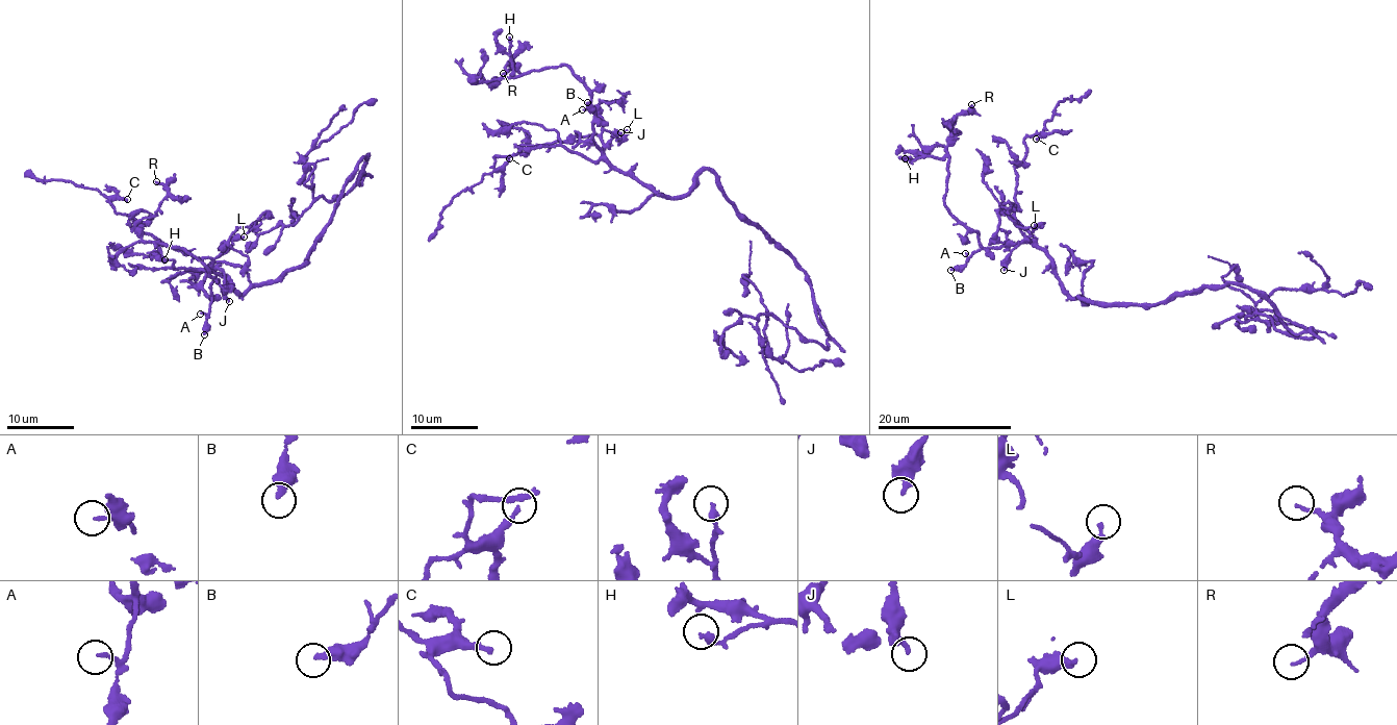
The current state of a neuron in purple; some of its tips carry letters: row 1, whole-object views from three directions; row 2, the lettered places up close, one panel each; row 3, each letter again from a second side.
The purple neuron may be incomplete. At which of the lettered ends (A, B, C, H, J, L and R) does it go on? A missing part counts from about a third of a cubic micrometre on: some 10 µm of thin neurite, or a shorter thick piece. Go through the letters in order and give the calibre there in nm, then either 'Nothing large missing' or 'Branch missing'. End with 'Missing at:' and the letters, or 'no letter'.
A: Thickness 150 nm. Nothing large missing
B: Thickness 340 nm. Nothing large missing
C: Thickness 240 nm. Nothing large missing
H: Thickness 300 nm. Nothing large missing
J: Thickness 320 nm. Nothing large missing
L: Thickness 260 nm. Nothing large missing
R: Thickness 130 nm. Nothing large missing
Missing at: no letter

